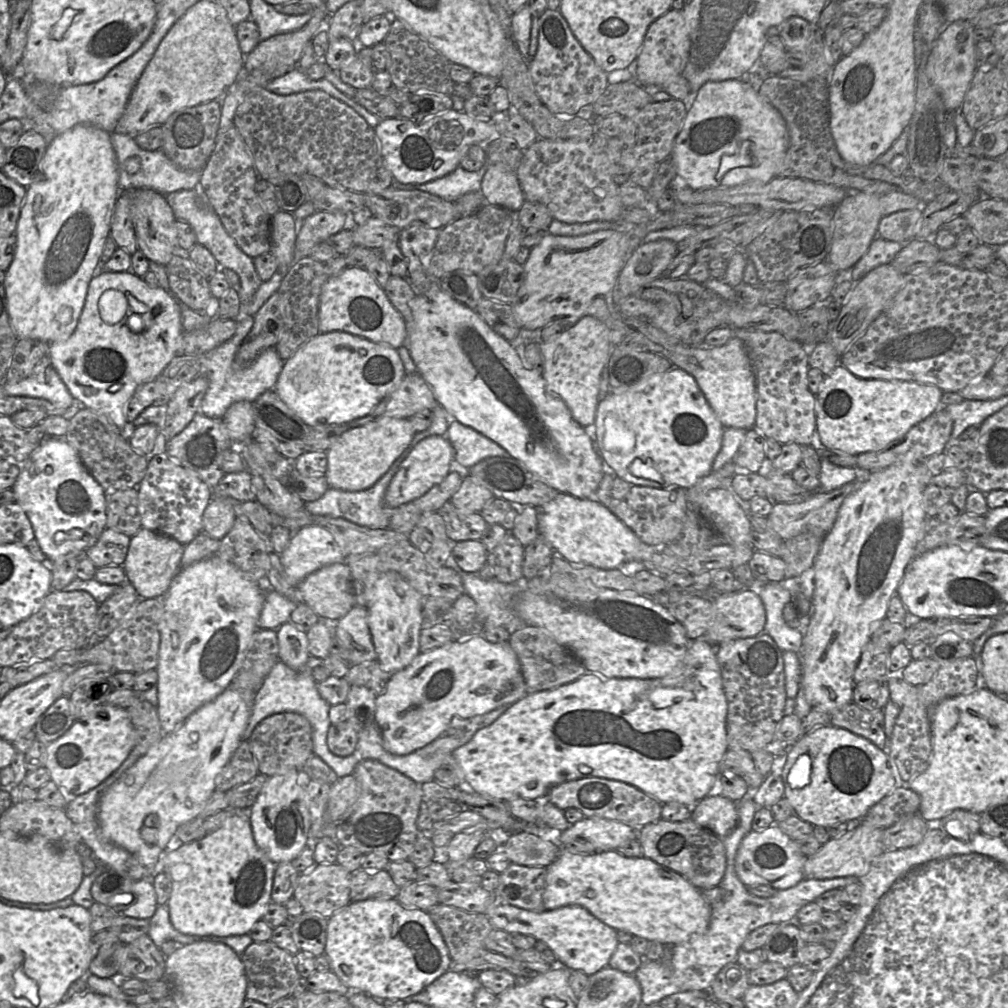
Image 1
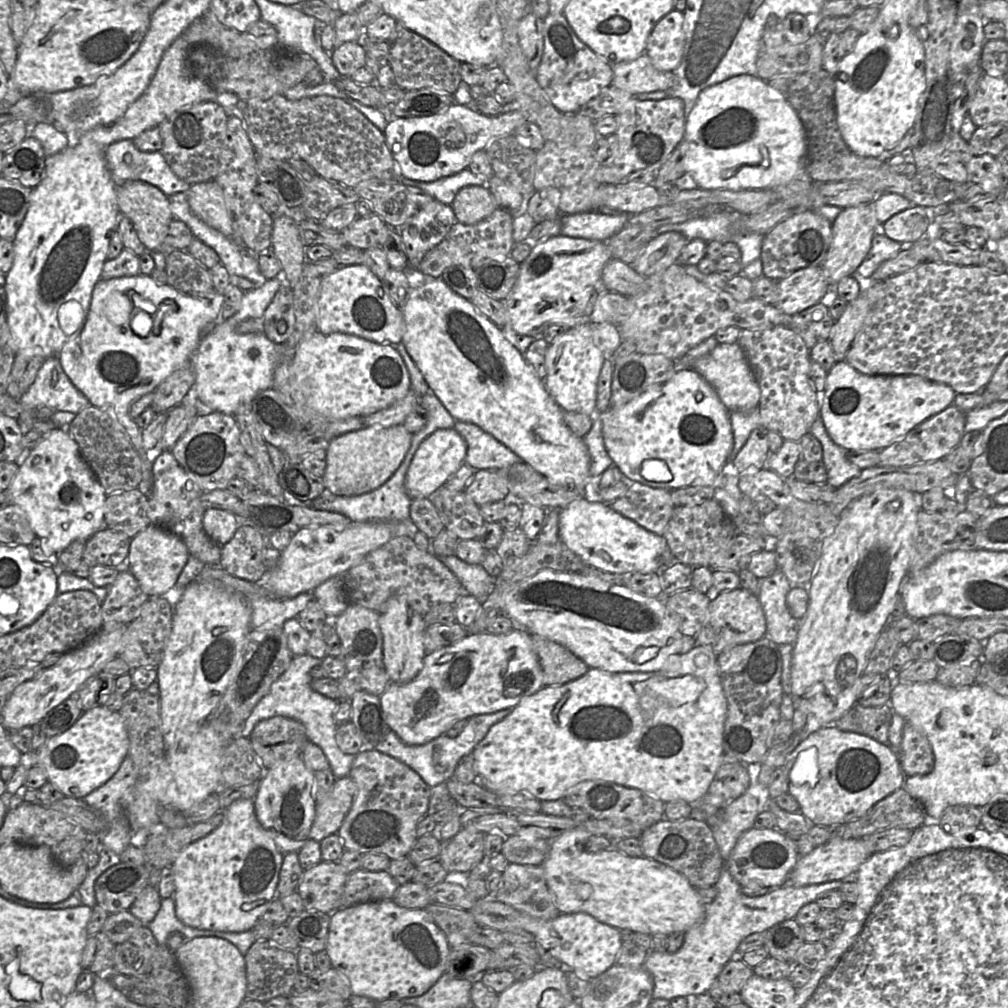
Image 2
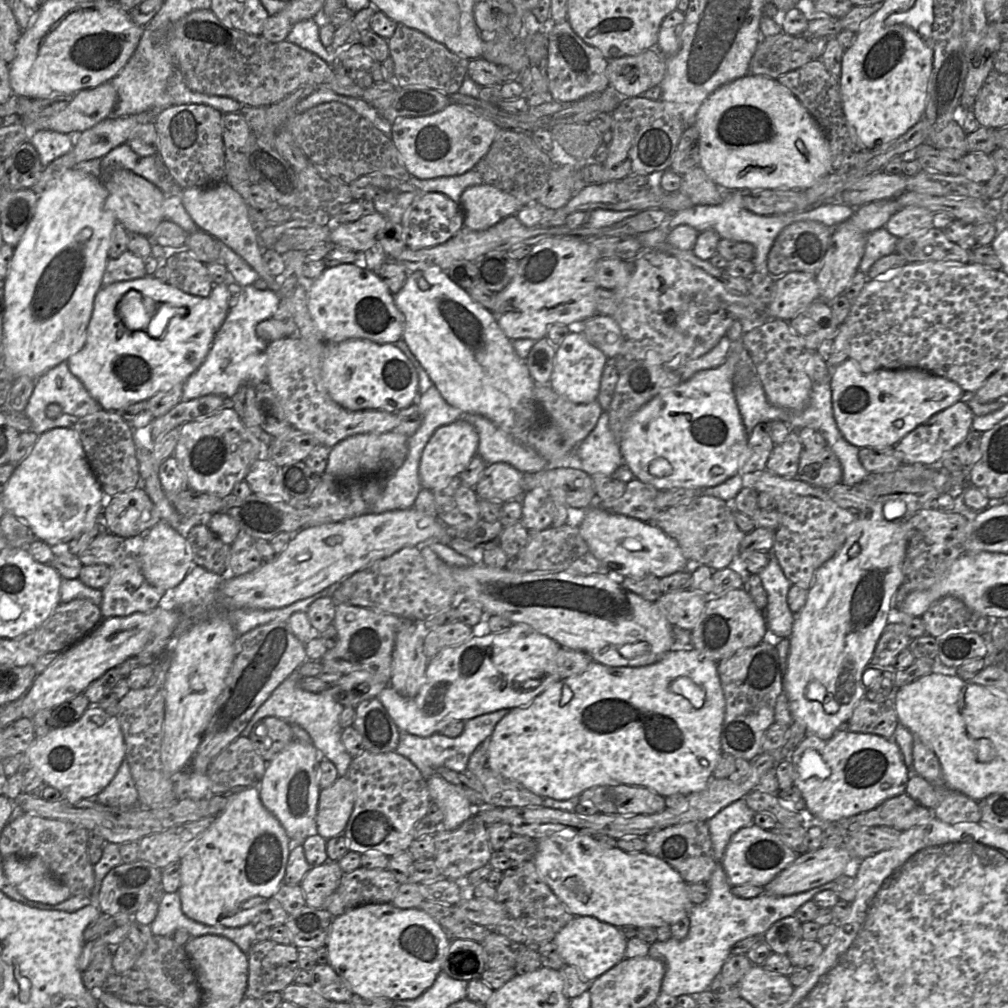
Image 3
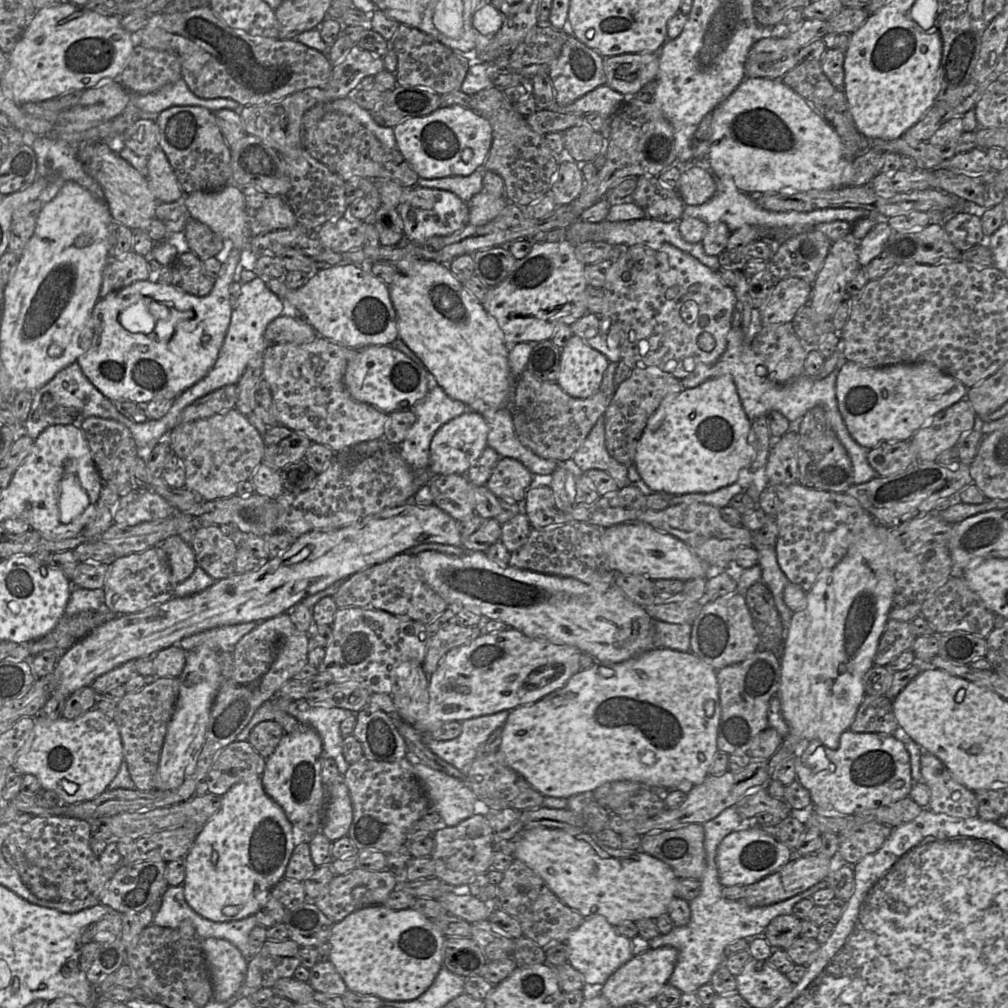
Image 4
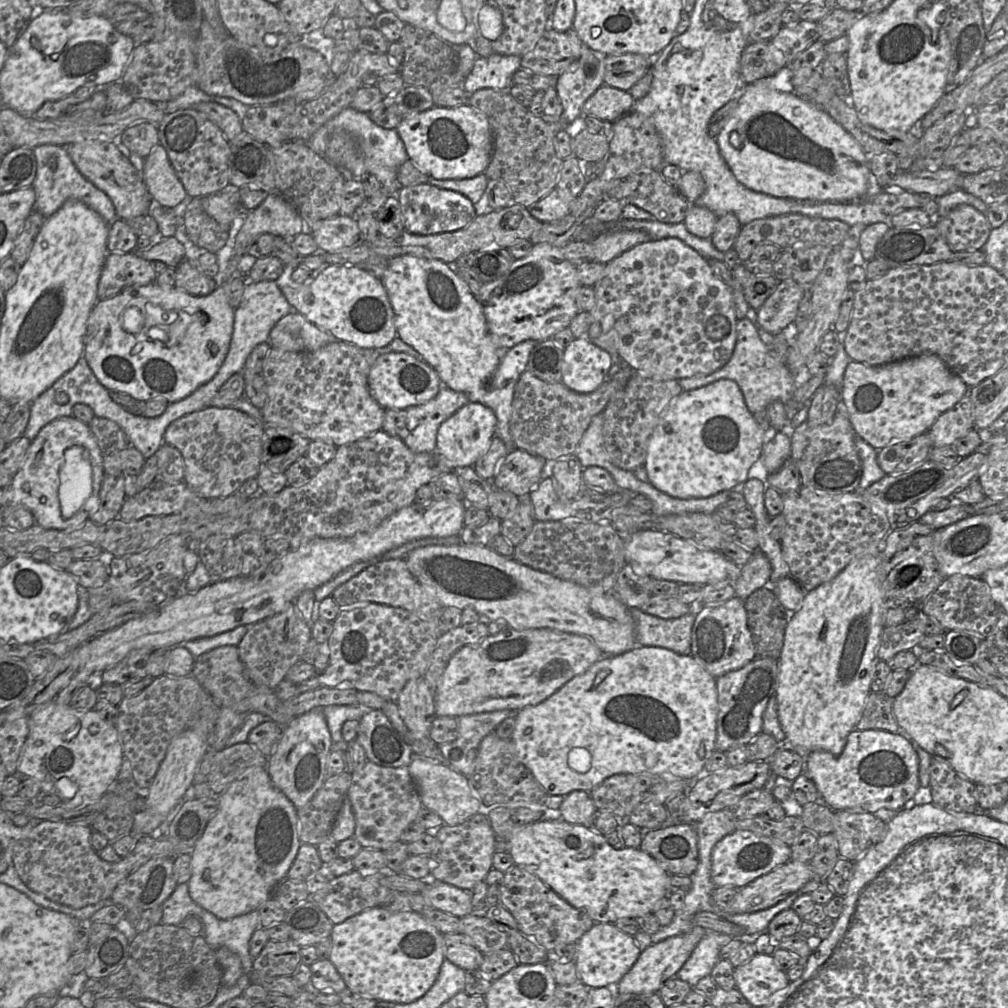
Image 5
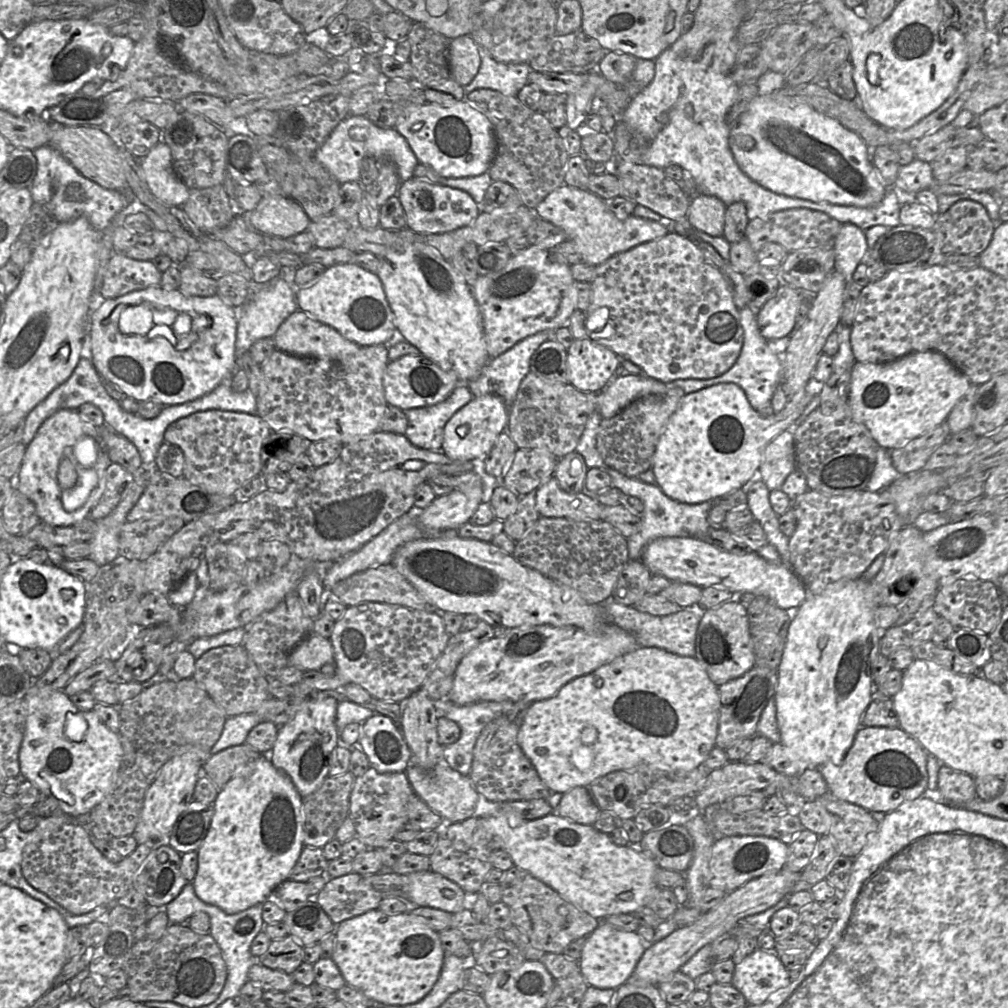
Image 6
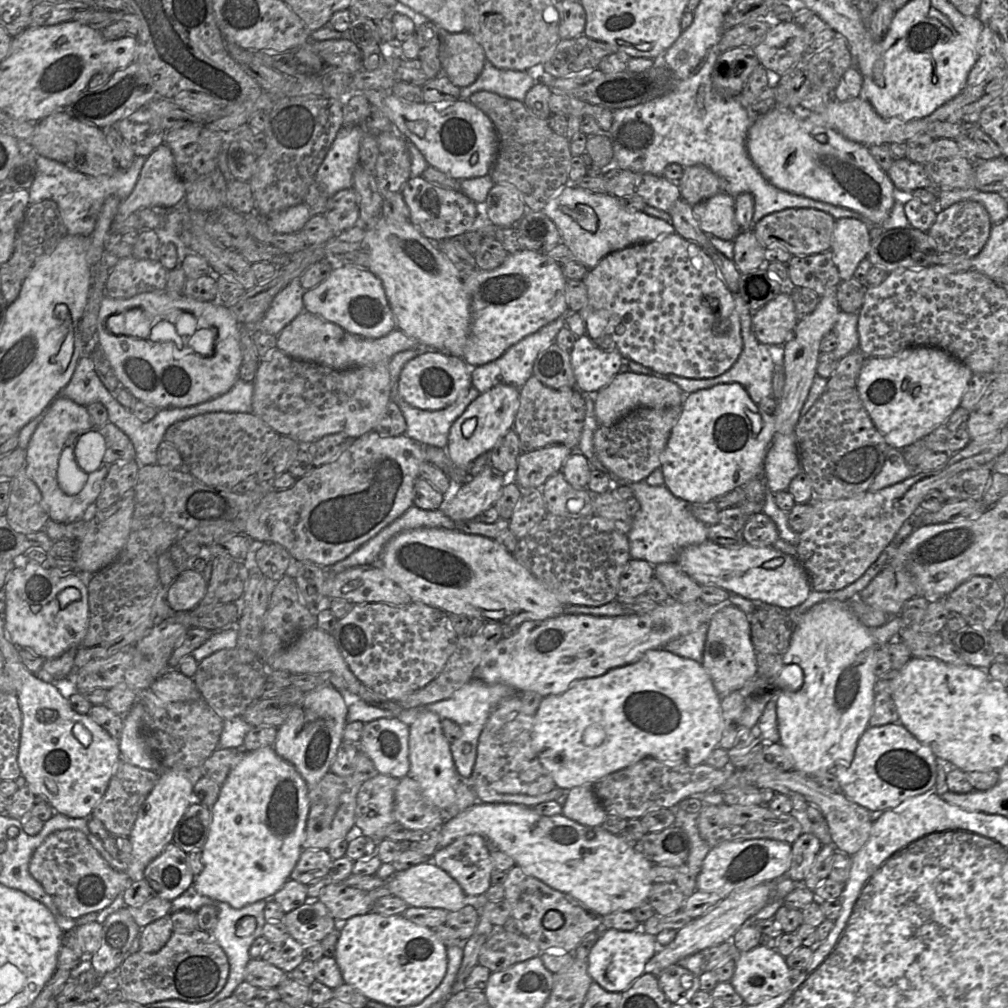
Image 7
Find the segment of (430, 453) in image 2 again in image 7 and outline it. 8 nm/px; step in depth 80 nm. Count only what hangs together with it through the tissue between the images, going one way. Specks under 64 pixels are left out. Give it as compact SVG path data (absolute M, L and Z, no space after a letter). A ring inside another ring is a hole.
M499 384L480 394L452 424L446 451L456 467L467 467L482 454L490 452L501 436L513 427L519 408L520 391L512 385Z

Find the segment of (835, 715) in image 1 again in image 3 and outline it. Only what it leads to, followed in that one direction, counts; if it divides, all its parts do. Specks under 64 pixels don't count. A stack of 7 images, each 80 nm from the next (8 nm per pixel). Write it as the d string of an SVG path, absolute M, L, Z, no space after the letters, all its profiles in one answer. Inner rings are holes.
M893 696L878 702L863 698L856 705L843 728L850 732L868 733L893 739L898 724Z

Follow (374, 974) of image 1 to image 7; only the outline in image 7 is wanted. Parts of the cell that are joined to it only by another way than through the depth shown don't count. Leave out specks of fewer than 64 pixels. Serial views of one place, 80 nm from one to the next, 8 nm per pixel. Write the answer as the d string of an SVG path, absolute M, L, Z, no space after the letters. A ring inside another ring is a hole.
M374 911L355 915L338 923L339 937L335 960L345 983L360 991L368 1000L391 1007L421 1003L442 982L447 971L447 947L438 939L434 929L417 925L401 915L381 915Z

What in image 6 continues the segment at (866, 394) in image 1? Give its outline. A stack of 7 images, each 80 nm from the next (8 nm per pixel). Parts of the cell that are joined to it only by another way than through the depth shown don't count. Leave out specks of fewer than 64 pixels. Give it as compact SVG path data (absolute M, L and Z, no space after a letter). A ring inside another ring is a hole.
M936 351L912 352L887 363L855 362L851 368L848 403L855 421L870 431L876 443L889 451L902 448L945 421L972 384L950 360Z

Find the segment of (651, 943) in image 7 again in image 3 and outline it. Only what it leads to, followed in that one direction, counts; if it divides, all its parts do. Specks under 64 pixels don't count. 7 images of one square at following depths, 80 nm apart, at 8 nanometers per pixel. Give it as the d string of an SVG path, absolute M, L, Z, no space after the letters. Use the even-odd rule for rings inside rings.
M575 916L553 939L566 965L576 967L587 981L595 980L622 961L627 941L618 927L594 916Z

